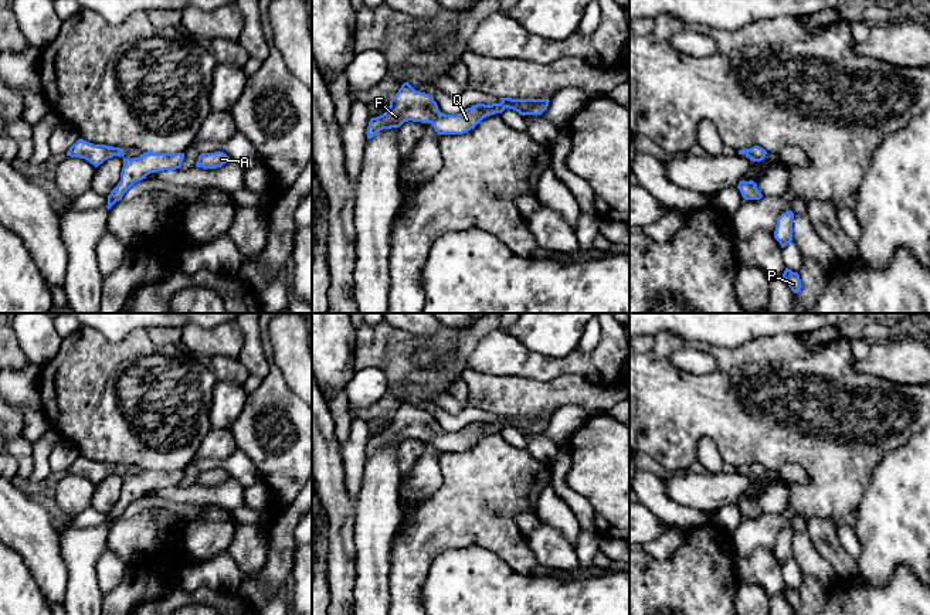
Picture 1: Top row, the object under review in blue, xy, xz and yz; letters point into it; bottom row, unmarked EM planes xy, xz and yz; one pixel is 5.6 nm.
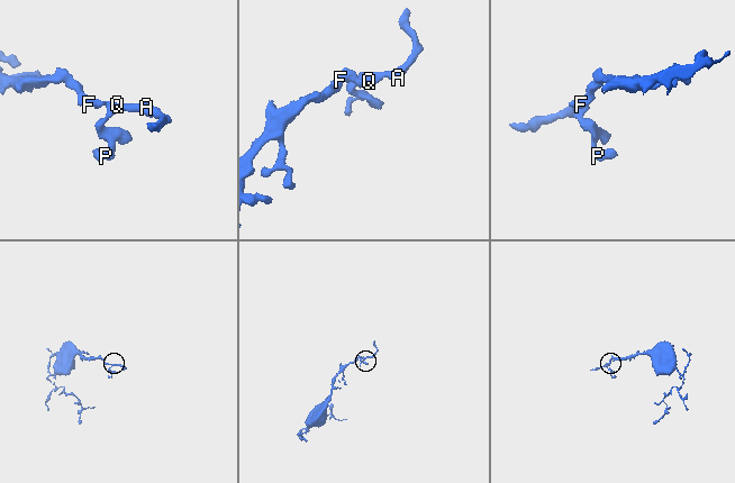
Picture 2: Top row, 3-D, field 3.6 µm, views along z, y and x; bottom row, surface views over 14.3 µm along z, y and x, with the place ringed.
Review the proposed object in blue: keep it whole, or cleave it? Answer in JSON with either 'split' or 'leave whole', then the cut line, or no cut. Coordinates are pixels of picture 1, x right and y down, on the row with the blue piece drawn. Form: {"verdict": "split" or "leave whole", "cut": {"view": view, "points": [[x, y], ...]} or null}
{"verdict": "leave whole", "cut": null}

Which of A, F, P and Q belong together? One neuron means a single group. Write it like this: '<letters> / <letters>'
A F P Q

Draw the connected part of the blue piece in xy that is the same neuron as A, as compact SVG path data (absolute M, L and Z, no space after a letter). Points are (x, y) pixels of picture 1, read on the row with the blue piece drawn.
M223 152L201 153L196 163L196 167L217 169L230 162L231 159Z

